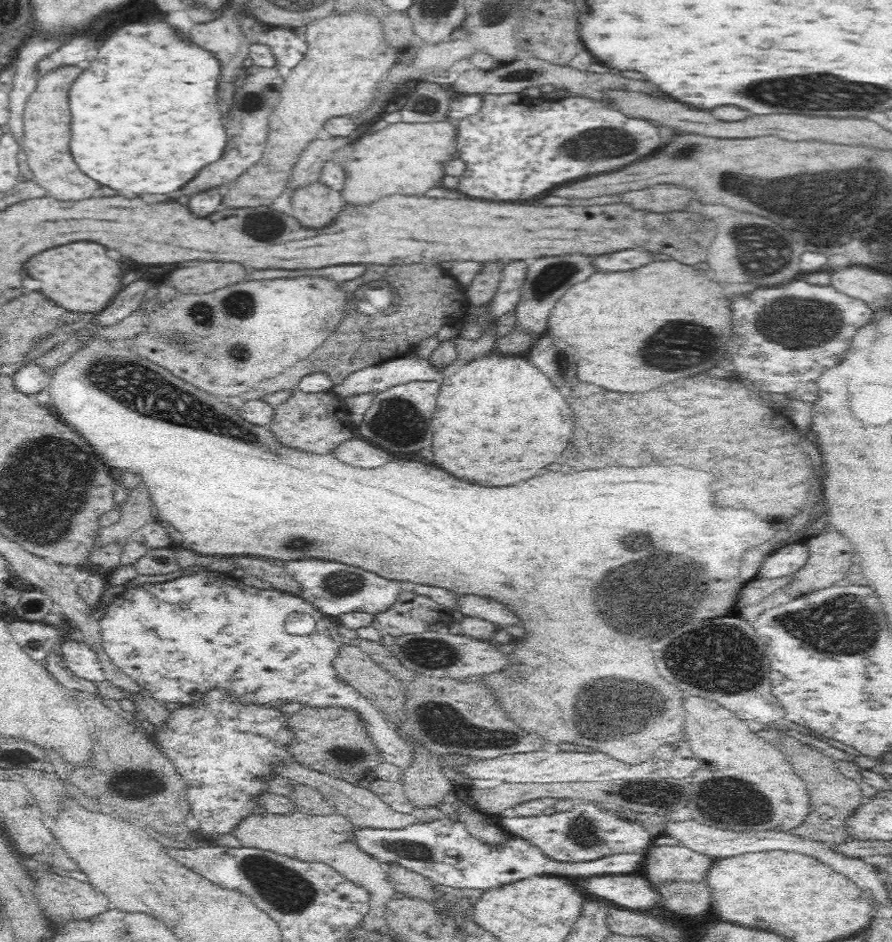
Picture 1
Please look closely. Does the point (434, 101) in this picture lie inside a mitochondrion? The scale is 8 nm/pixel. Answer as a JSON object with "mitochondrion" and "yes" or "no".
{"mitochondrion":"yes"}

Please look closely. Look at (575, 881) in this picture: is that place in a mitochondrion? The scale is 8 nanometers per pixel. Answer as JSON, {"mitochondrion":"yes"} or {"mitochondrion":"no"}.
{"mitochondrion":"no"}

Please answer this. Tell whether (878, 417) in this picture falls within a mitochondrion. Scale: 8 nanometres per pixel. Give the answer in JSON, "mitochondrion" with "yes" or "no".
{"mitochondrion":"no"}

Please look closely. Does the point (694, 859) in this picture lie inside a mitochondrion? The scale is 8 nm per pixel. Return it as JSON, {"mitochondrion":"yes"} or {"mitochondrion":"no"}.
{"mitochondrion":"no"}

